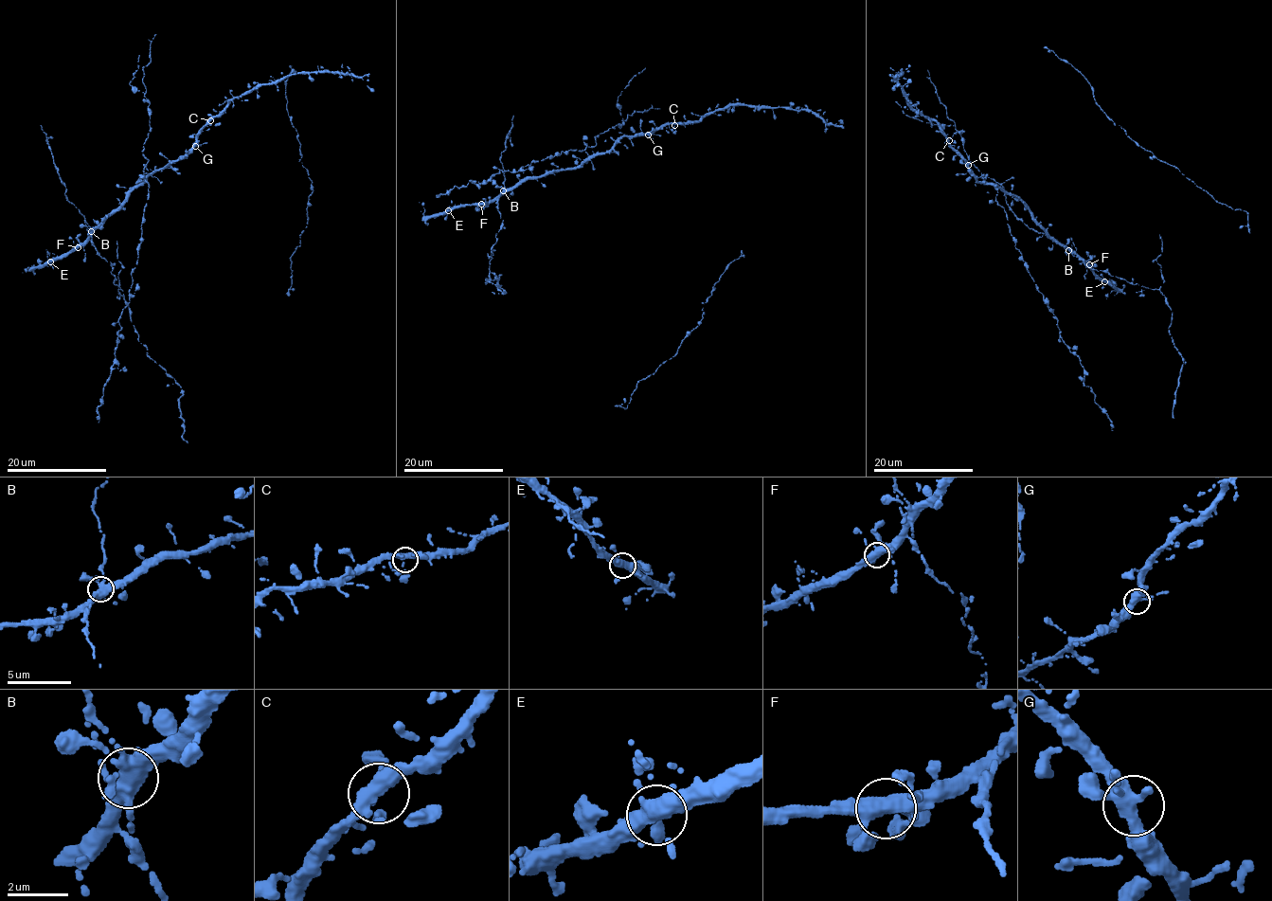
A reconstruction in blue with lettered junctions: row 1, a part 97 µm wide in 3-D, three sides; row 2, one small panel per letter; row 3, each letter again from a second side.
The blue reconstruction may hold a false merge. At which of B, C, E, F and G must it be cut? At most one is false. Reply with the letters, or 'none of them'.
none of them

